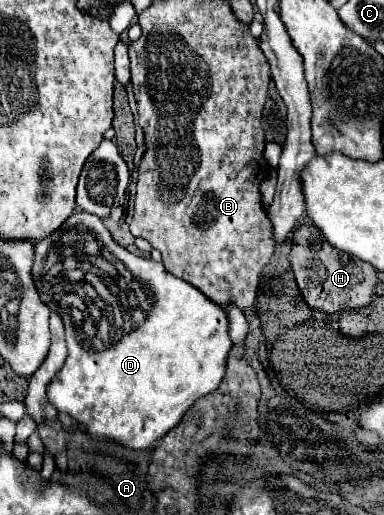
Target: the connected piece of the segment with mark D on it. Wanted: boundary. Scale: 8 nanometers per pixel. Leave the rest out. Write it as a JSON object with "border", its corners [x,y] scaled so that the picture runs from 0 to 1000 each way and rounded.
{"border":[[[190,412],[169,431],[164,443],[143,447],[138,454],[128,454],[122,462],[102,466],[91,474],[91,513],[86,513],[86,544],[91,555],[107,571],[107,583],[117,590],[133,594],[133,602],[143,602],[148,610],[159,610],[164,625],[169,625],[169,649],[174,649],[174,676],[180,676],[180,691],[169,711],[154,718],[154,726],[138,734],[138,742],[128,746],[128,761],[122,773],[128,781],[154,796],[154,800],[174,800],[185,804],[185,812],[195,812],[201,819],[211,819],[227,839],[253,850],[253,847],[279,847],[279,850],[299,850],[310,854],[320,866],[367,874],[367,870],[388,870],[398,866],[414,850],[424,850],[445,831],[456,831],[477,804],[534,765],[555,761],[565,753],[565,746],[576,746],[581,730],[586,730],[586,707],[591,707],[591,687],[602,680],[602,652],[596,652],[596,617],[591,606],[560,590],[555,583],[544,583],[518,559],[503,559],[492,548],[451,536],[445,528],[430,524],[430,517],[419,509],[404,509],[393,501],[372,501],[372,497],[352,497],[346,489],[315,482],[289,450],[273,443],[268,427],[258,419],[227,416],[227,412]]]}

